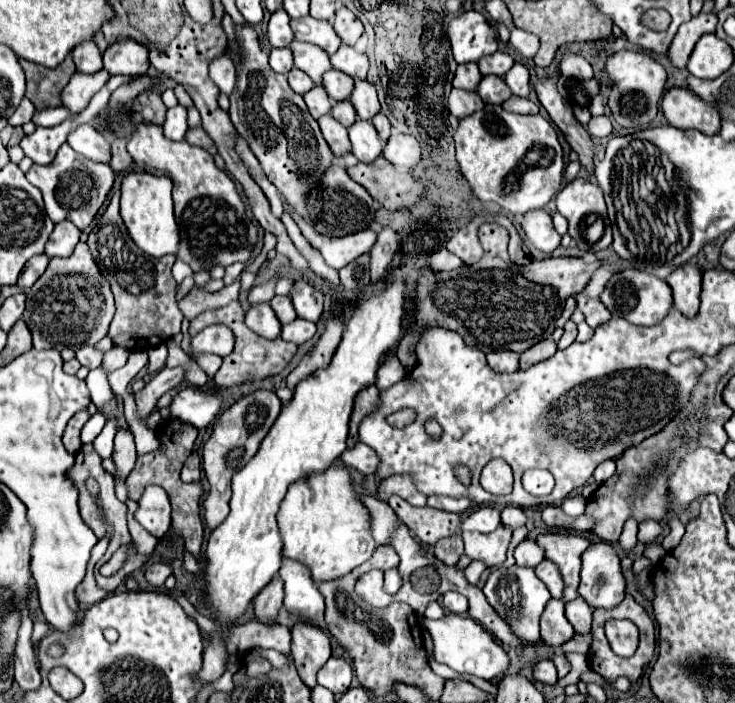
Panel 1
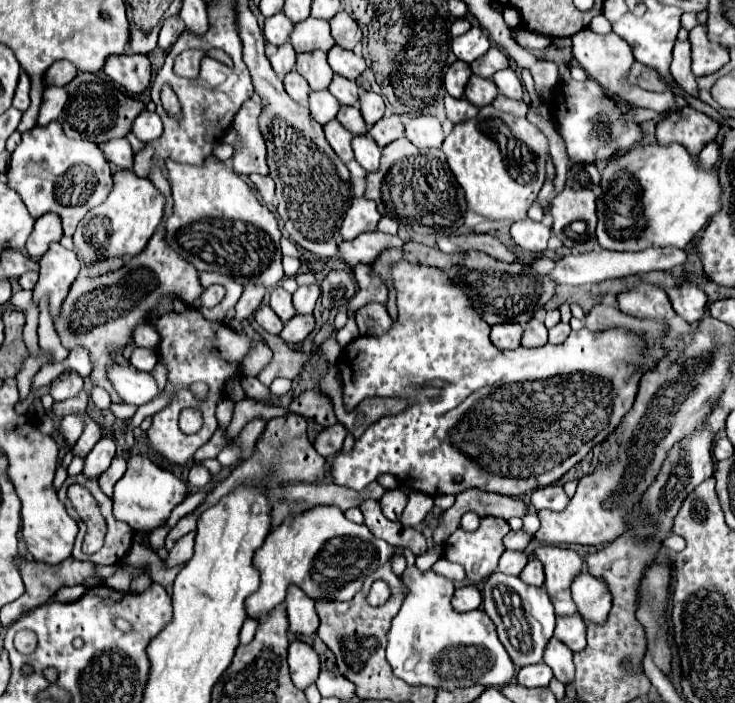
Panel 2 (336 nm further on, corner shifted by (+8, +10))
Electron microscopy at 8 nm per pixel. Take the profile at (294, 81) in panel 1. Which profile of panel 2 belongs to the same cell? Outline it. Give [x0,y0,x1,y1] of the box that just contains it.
[283,71,309,103]

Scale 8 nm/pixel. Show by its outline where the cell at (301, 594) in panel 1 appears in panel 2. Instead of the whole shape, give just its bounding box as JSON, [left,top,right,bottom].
[287,585,319,635]

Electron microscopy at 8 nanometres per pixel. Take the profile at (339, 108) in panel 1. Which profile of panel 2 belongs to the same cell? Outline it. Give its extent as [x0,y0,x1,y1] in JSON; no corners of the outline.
[337,105,367,135]

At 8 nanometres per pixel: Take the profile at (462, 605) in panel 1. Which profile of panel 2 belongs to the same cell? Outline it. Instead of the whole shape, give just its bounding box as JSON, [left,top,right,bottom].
[451,585,481,611]

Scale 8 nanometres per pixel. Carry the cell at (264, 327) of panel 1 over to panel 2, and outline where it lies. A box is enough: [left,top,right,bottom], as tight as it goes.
[255,305,283,335]

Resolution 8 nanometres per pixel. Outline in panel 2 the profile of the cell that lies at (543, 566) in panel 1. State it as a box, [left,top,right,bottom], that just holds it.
[519,559,545,585]

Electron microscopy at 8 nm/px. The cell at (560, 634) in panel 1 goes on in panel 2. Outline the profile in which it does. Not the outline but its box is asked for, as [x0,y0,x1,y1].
[543,637,575,683]

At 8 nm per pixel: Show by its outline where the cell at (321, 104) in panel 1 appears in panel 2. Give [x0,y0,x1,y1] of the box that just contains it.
[309,89,339,125]

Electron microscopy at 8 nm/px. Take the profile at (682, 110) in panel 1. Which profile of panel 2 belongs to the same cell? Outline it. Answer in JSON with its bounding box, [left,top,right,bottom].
[657,105,719,157]

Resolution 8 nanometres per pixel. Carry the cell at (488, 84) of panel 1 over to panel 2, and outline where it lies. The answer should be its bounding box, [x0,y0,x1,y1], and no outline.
[465,75,499,107]

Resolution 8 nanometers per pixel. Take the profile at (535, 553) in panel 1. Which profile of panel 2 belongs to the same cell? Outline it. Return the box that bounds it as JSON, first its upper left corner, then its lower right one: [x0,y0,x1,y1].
[499,551,529,575]

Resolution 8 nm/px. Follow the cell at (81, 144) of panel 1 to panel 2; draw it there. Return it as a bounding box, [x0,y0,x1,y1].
[99,139,133,169]

